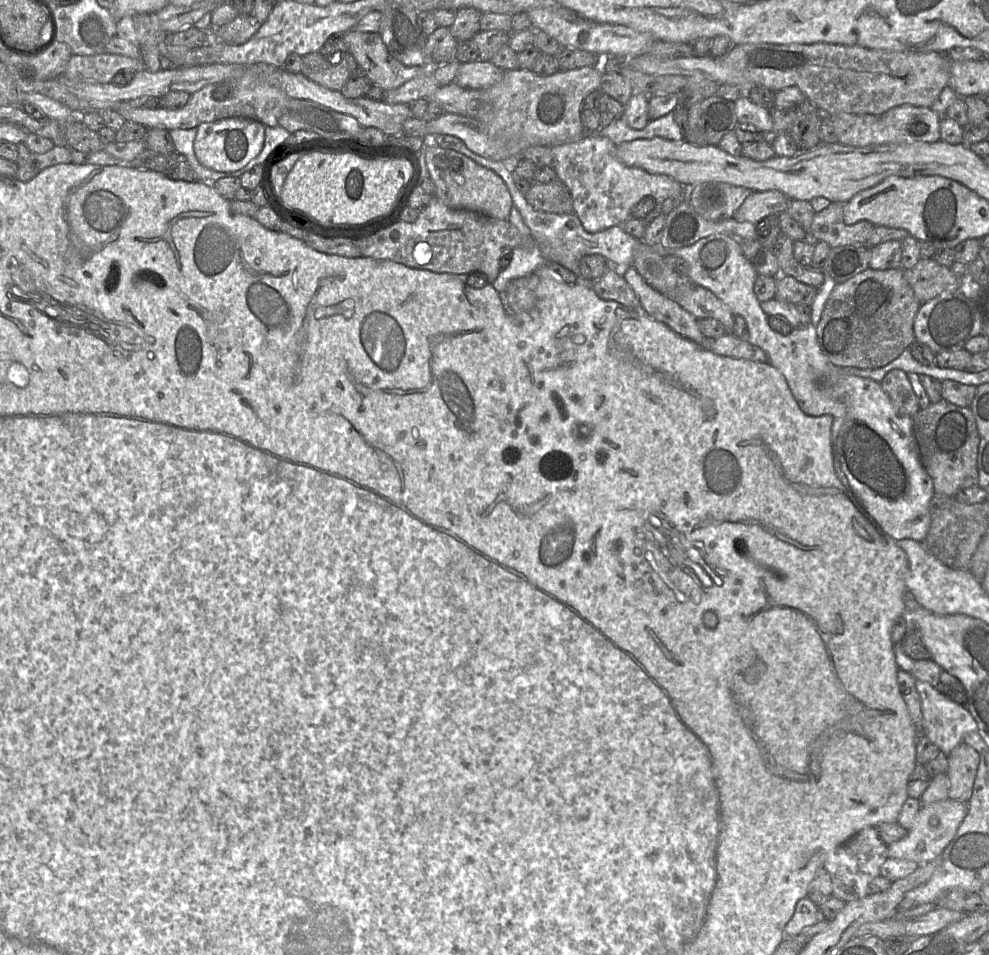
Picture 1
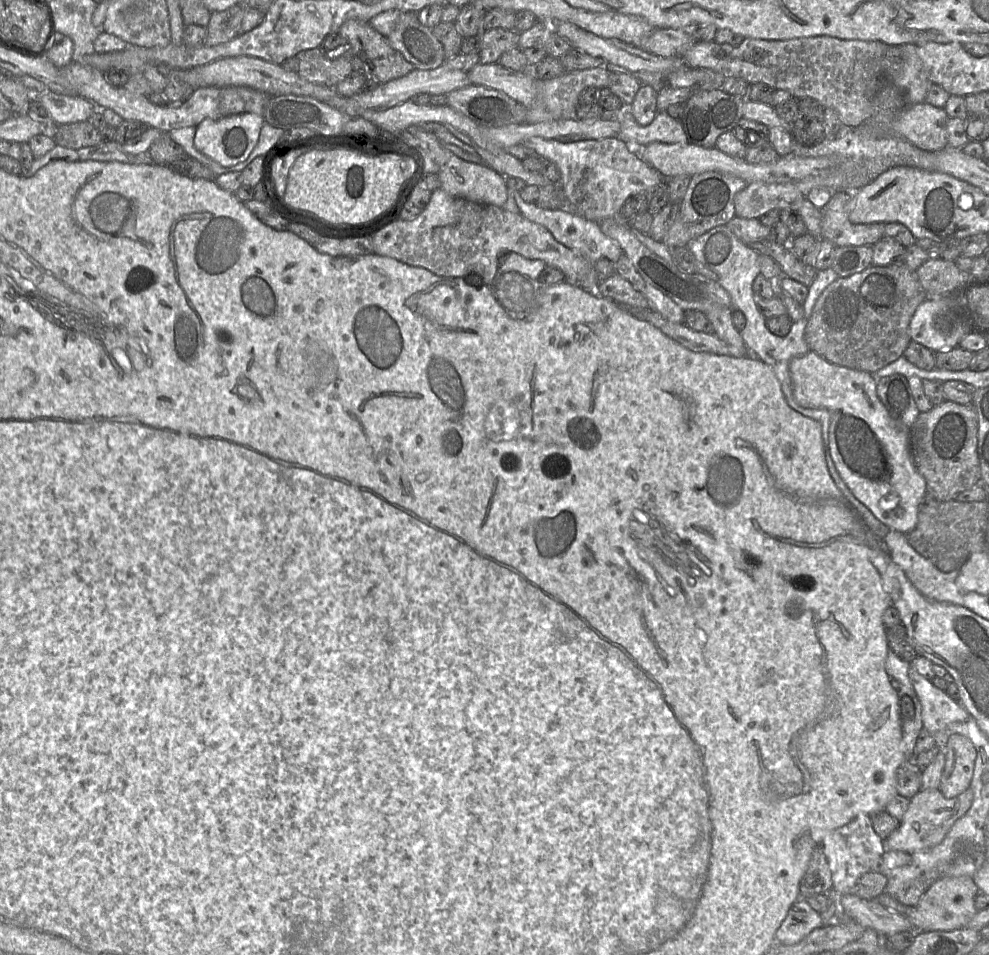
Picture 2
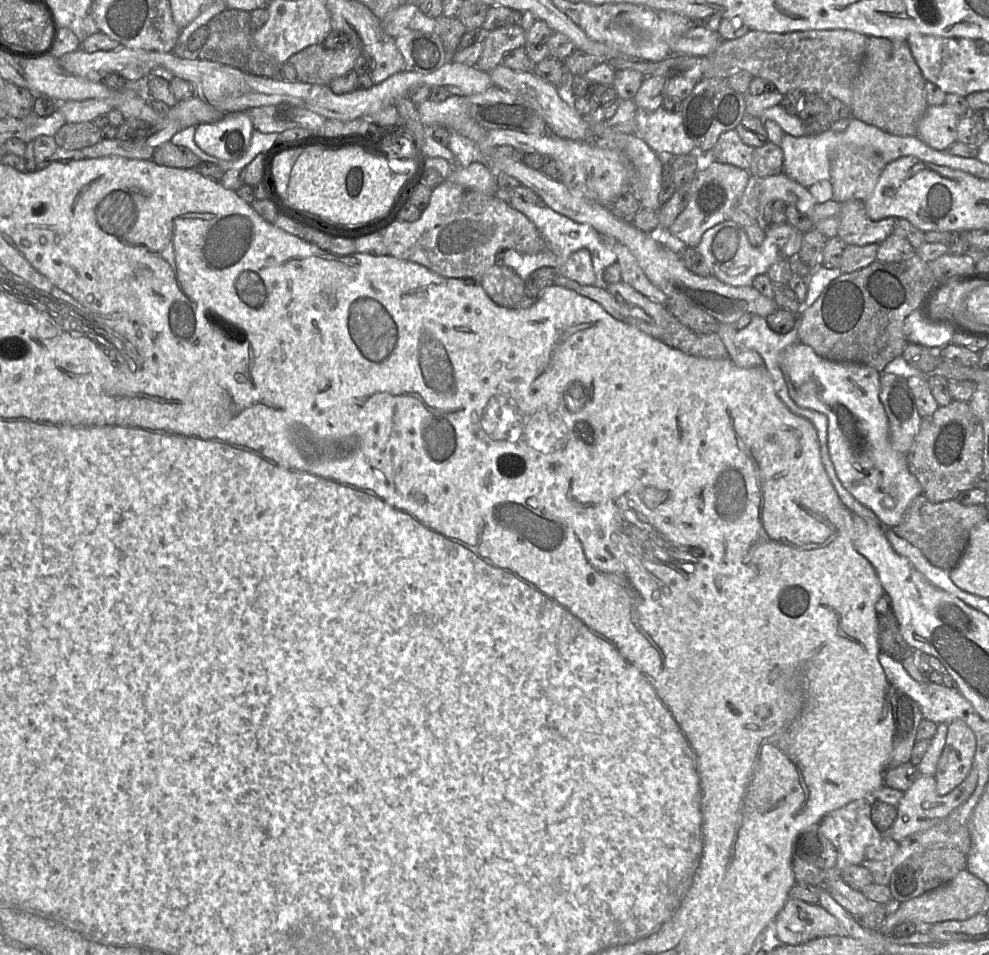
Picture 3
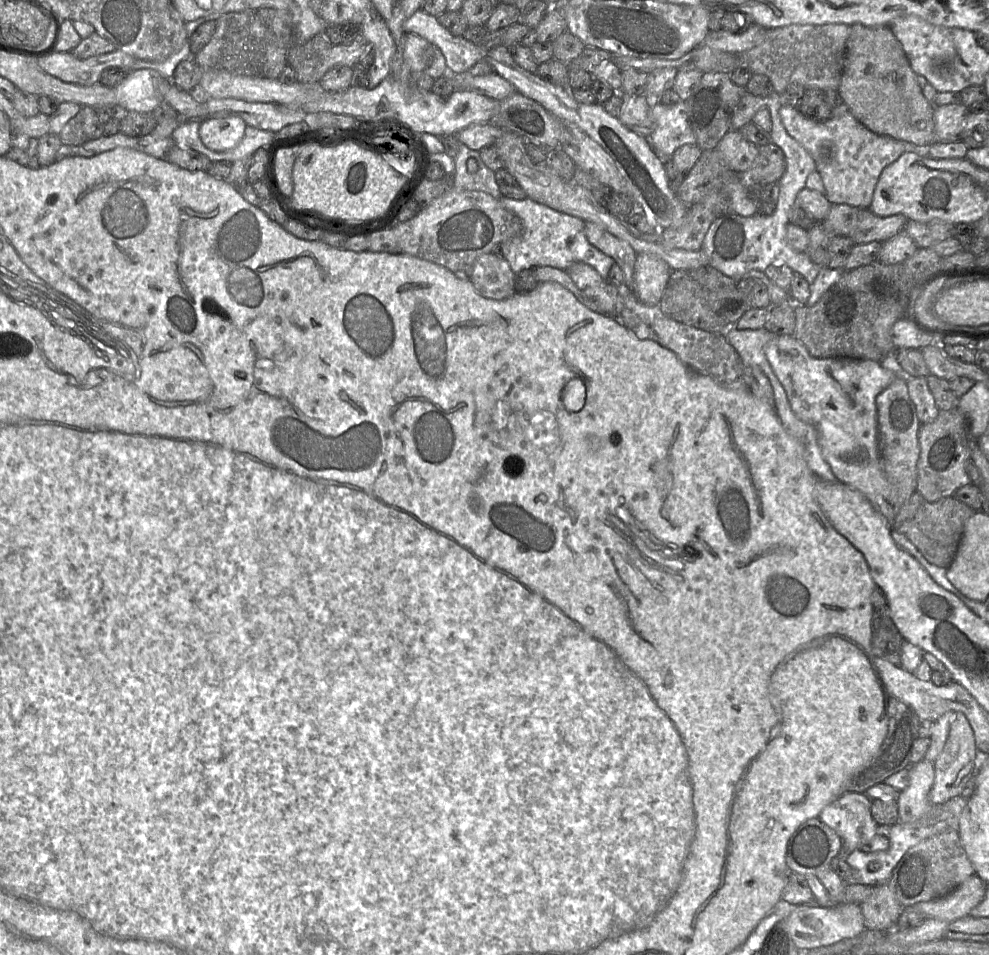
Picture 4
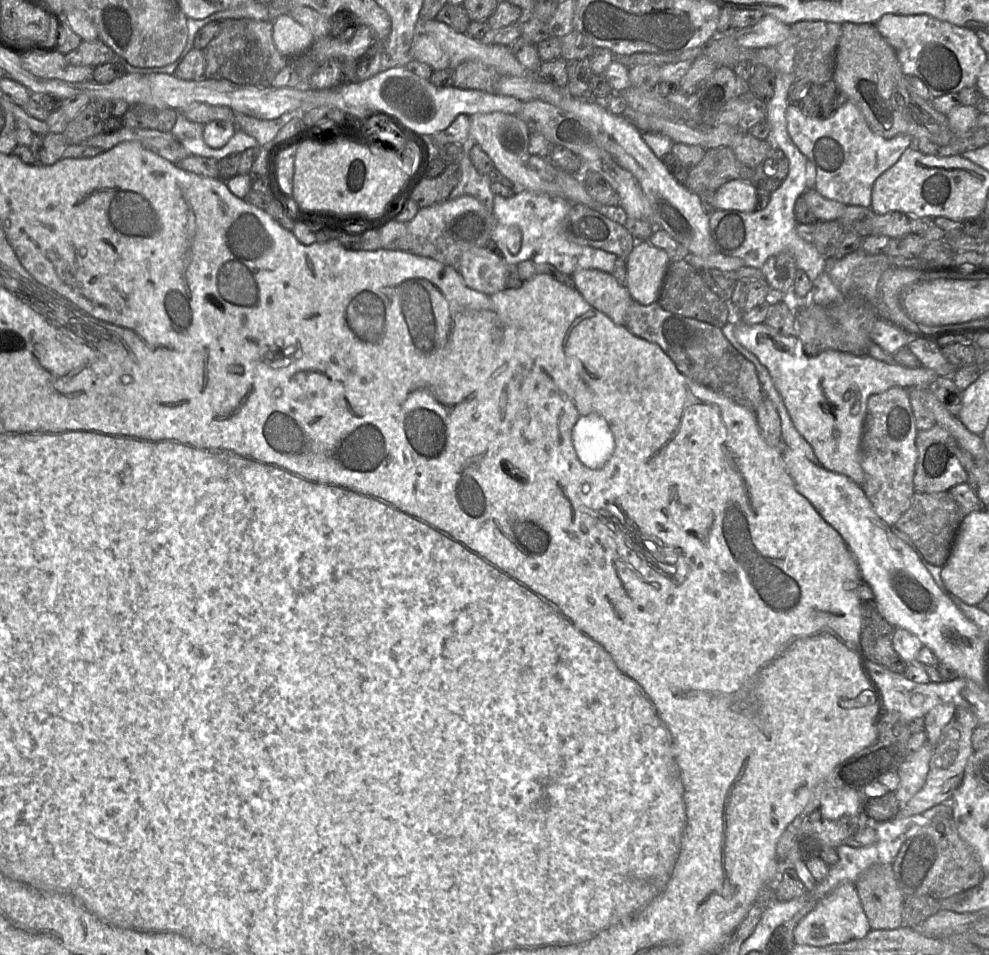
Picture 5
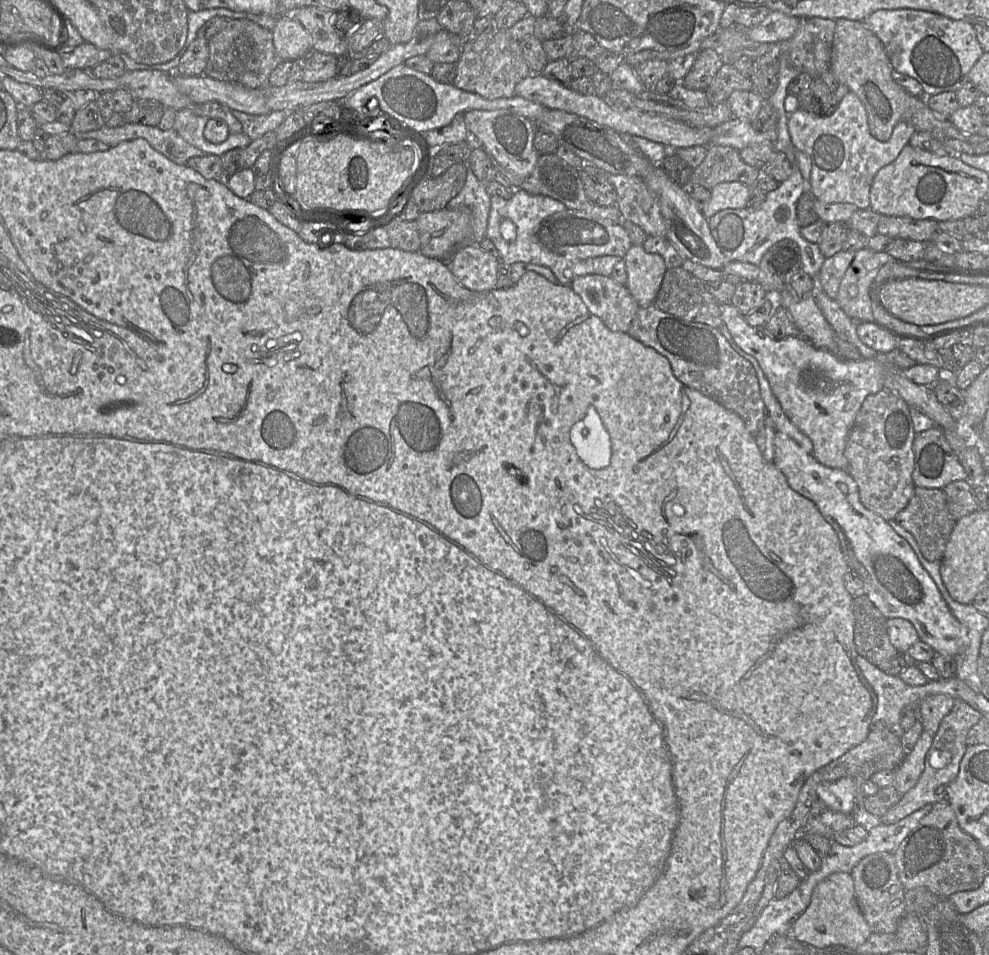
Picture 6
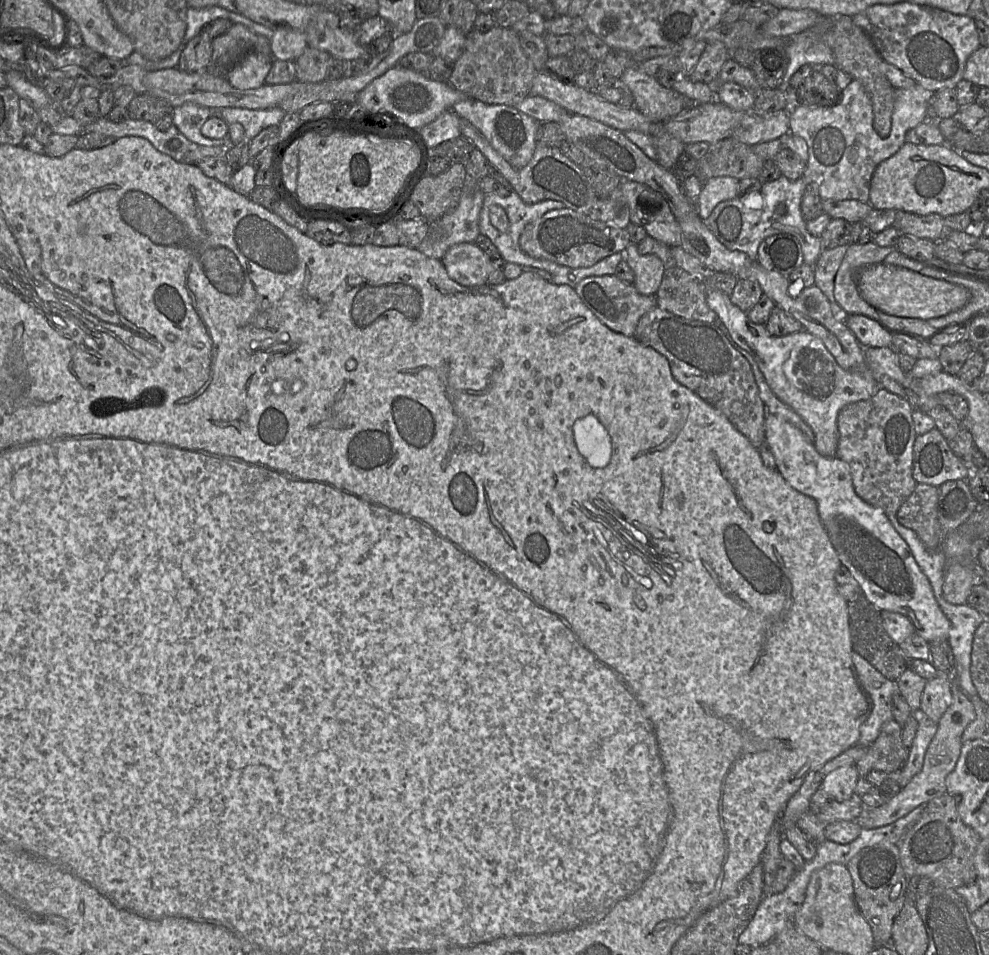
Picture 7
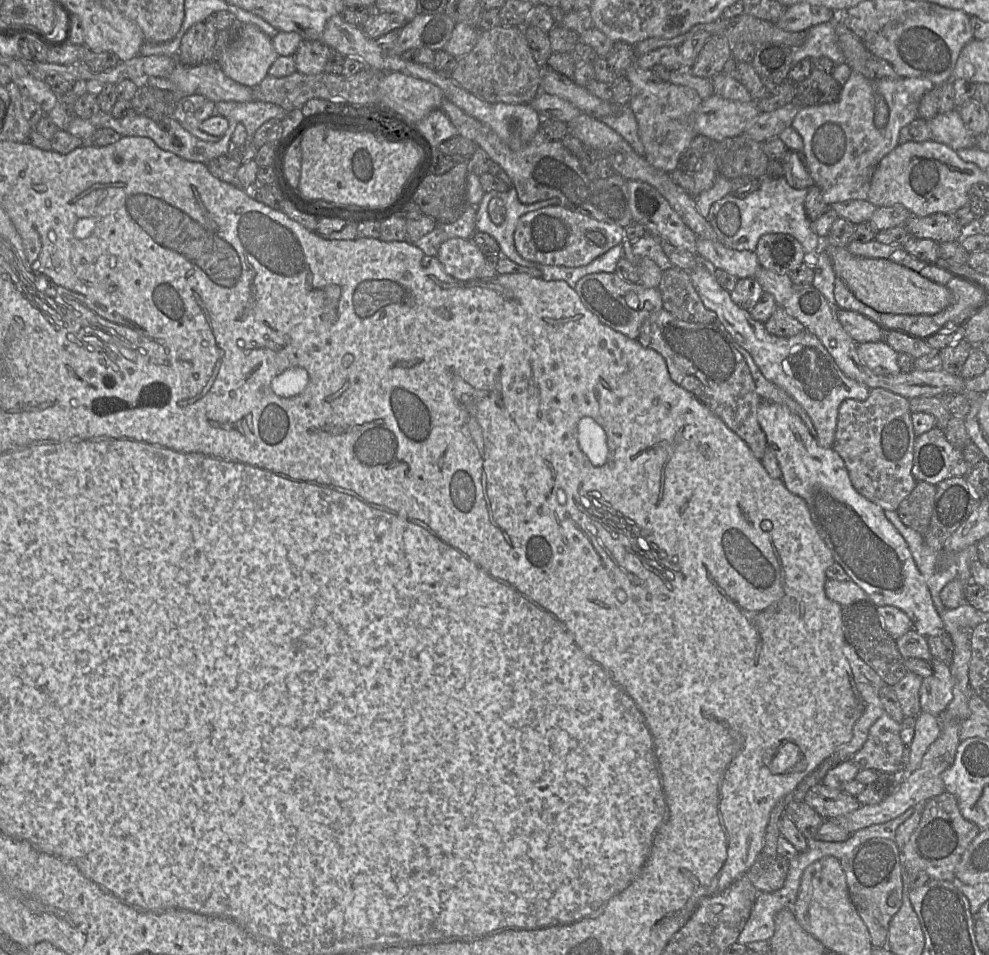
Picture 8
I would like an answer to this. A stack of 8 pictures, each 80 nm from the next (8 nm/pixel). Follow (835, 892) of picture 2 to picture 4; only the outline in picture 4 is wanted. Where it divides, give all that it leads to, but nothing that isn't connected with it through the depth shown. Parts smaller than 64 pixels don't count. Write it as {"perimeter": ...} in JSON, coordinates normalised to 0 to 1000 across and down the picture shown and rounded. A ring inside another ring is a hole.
{"perimeter":[[[857,828],[827,854],[849,875],[854,893],[869,889],[887,873],[888,864],[881,854],[881,839],[874,830]]]}

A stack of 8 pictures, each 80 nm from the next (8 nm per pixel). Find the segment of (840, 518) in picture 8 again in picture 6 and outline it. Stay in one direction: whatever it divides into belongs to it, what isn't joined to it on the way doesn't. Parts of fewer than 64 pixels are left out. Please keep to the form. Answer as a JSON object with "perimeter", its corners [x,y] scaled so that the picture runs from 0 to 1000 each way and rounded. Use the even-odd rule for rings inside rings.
{"perimeter":[[[789,451],[784,453],[783,471],[783,487],[793,496],[797,508],[819,524],[844,555],[859,598],[872,606],[876,624],[891,642],[897,648],[913,647],[920,650],[930,670],[946,683],[962,687],[973,684],[978,675],[977,659],[961,640],[944,607],[933,595],[919,569],[909,561],[894,542],[877,533],[870,525],[868,508],[859,495],[830,486],[821,475],[816,474],[807,464]]]}

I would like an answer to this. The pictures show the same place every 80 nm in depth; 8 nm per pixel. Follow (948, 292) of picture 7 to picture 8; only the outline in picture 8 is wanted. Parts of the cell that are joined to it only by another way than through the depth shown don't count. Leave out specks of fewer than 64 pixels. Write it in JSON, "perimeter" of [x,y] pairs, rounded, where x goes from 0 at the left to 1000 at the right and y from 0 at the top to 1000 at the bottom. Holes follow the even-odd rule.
{"perimeter":[[[836,259],[845,290],[848,290],[865,311],[892,328],[944,330],[963,316],[962,305],[953,298],[932,290],[929,286],[898,271],[872,270],[861,267],[855,259]]]}

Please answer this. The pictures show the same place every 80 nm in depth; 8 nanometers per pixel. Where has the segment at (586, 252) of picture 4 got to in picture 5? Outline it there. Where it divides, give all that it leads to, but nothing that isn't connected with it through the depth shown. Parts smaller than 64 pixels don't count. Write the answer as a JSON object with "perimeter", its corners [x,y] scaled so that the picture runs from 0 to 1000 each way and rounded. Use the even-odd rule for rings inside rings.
{"perimeter":[[[522,199],[518,207],[499,205],[497,224],[501,229],[501,239],[496,245],[496,252],[503,257],[505,266],[515,280],[523,279],[529,273],[538,273],[542,276],[556,276],[573,289],[593,282],[617,286],[624,272],[622,266],[583,257],[574,252],[568,245],[567,236],[576,220],[575,210],[559,207],[551,202]],[[515,237],[523,238],[527,244],[527,259],[522,267],[516,265],[512,255]]]}

